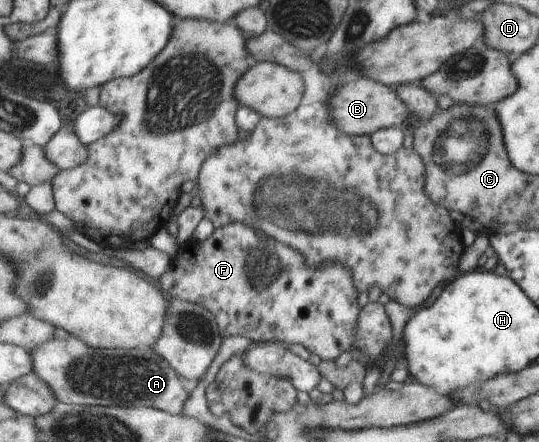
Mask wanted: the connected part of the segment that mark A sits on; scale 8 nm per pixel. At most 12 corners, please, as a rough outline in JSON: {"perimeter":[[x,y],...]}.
{"perimeter":[[70,336],[34,347],[58,403],[180,414],[190,394],[151,348]]}

